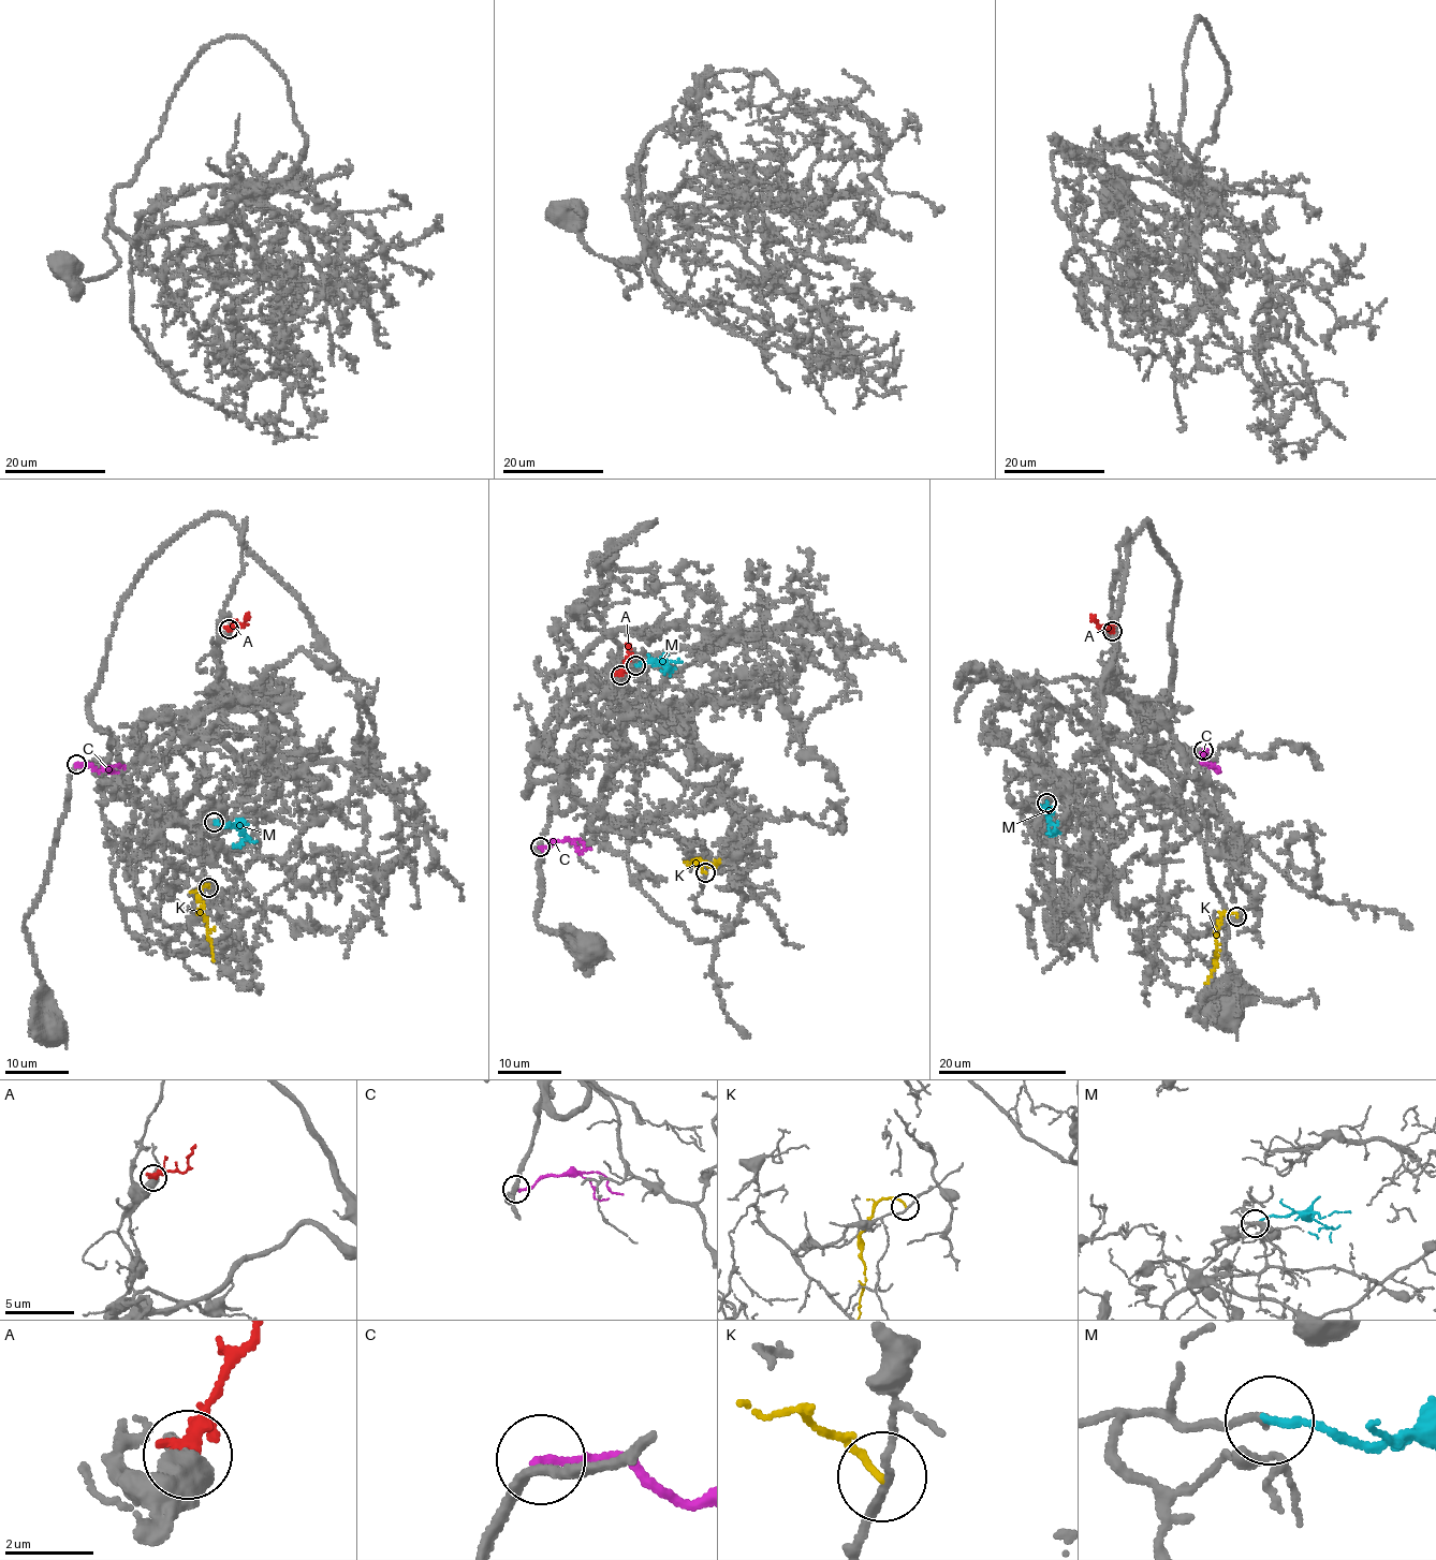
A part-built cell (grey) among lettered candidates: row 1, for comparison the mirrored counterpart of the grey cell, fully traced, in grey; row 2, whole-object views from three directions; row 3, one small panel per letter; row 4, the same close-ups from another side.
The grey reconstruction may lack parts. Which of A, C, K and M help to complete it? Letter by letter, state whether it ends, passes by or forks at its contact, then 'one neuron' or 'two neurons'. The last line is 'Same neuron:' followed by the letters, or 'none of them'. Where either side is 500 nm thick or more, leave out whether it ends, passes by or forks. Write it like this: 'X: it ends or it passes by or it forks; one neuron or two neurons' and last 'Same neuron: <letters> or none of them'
A: two neurons
C: it ends; two neurons
K: it ends; two neurons
M: it ends; one neuron
Same neuron: M

